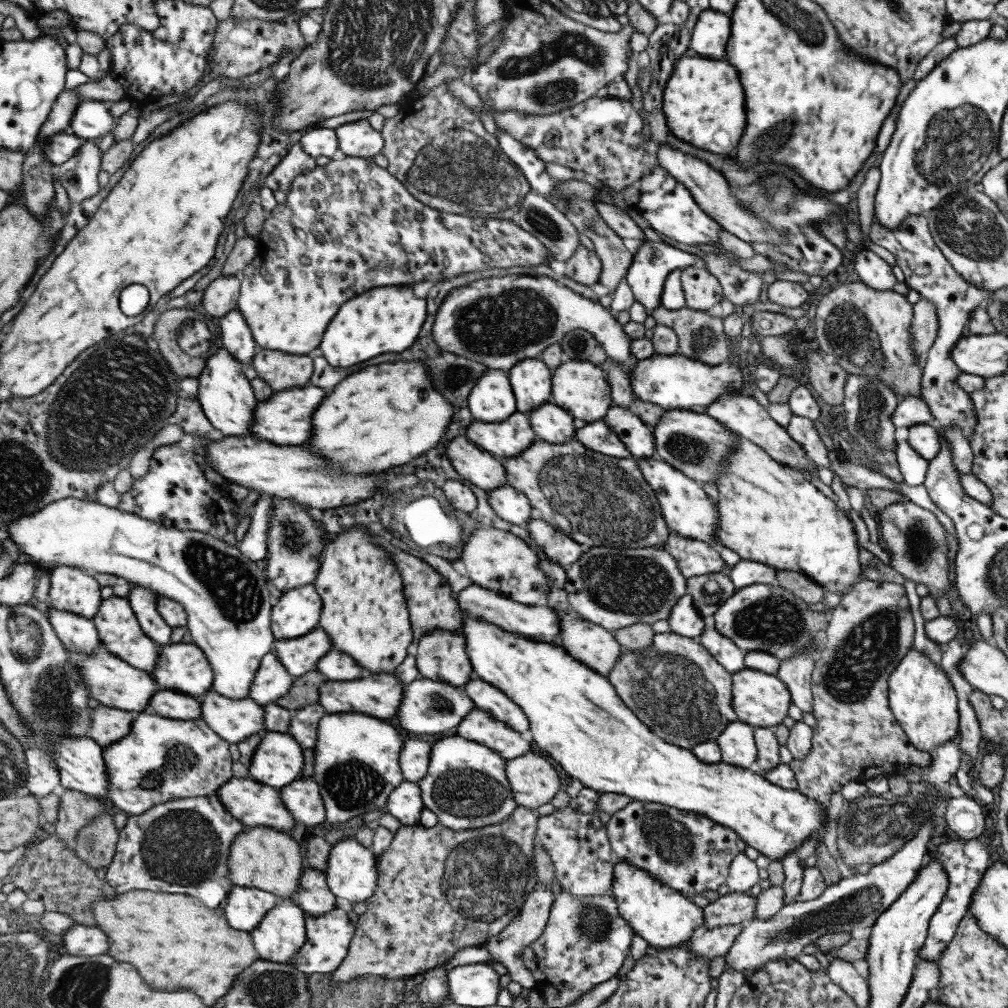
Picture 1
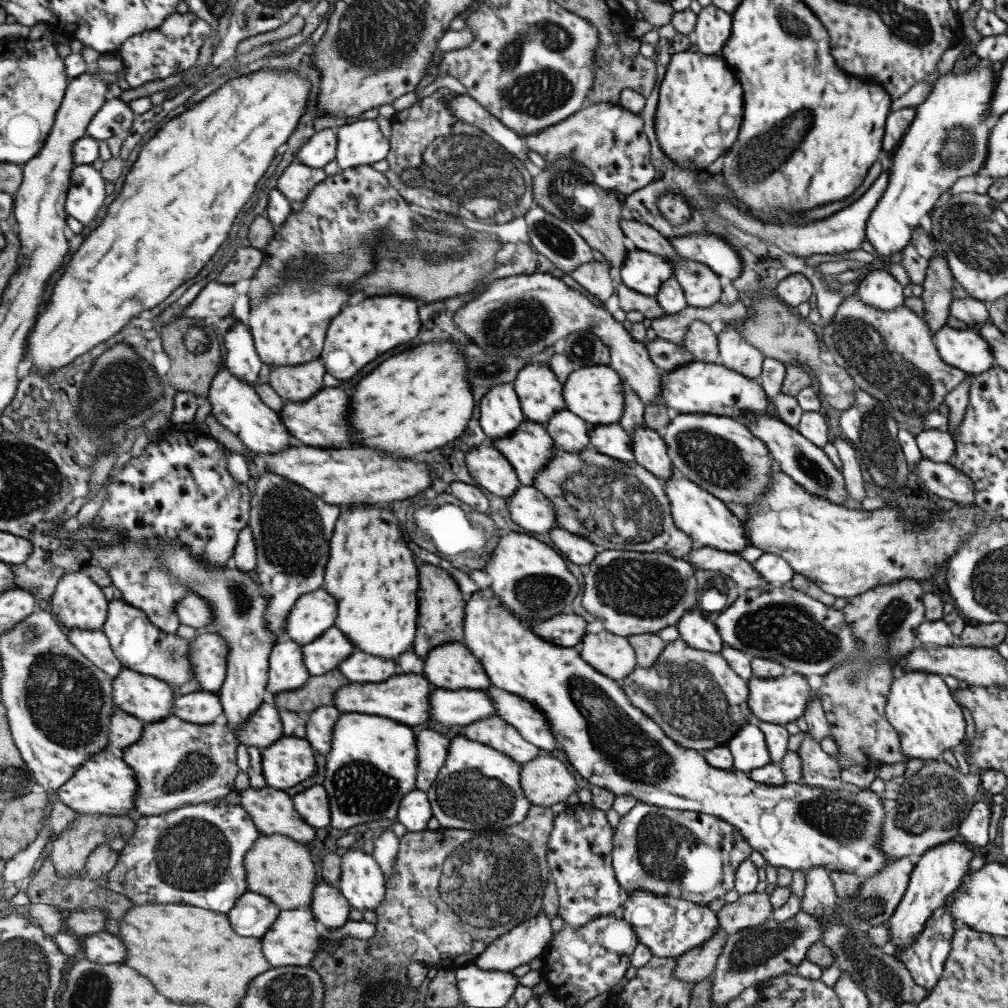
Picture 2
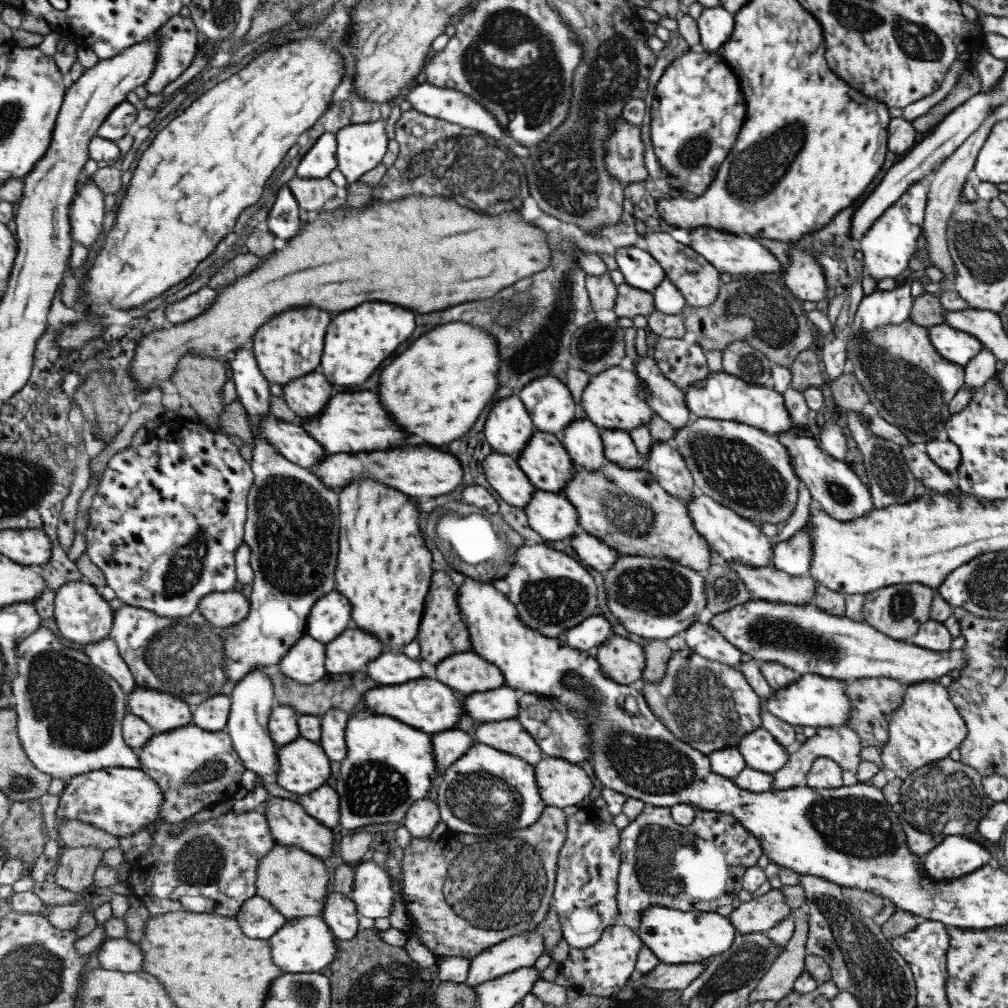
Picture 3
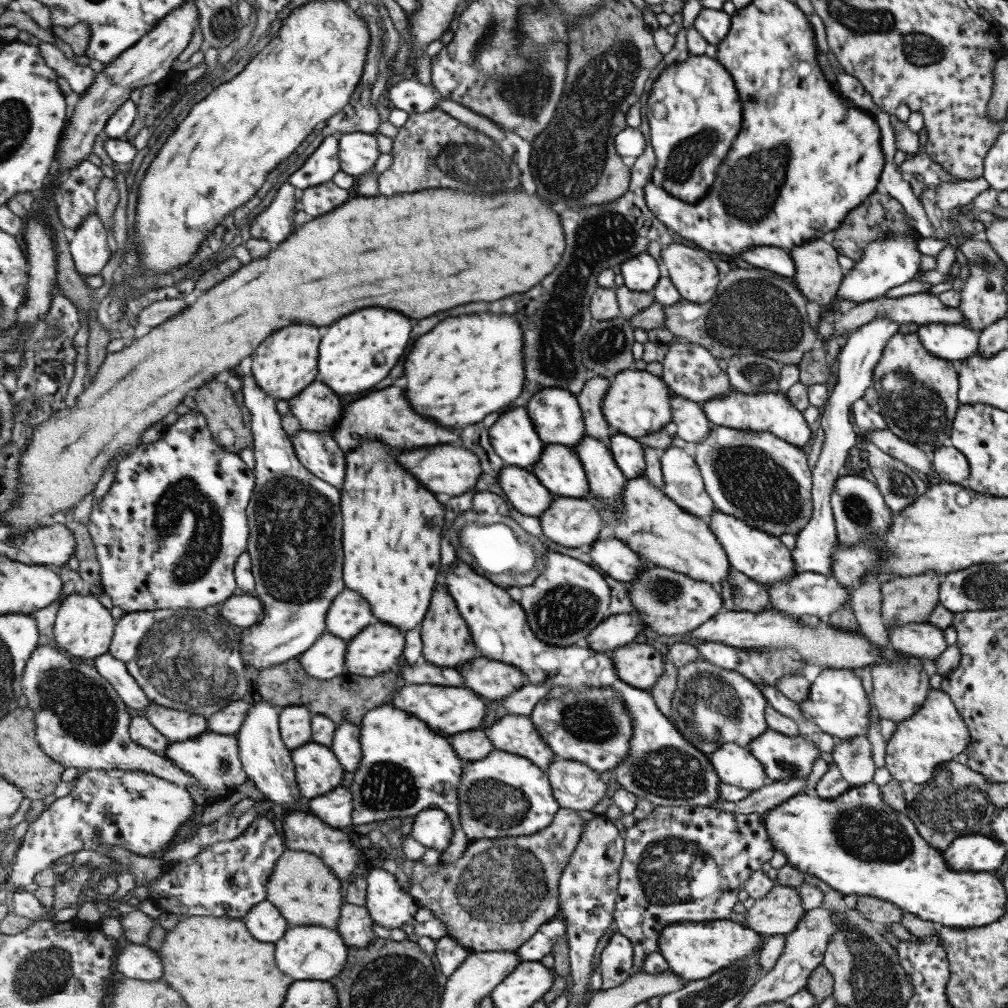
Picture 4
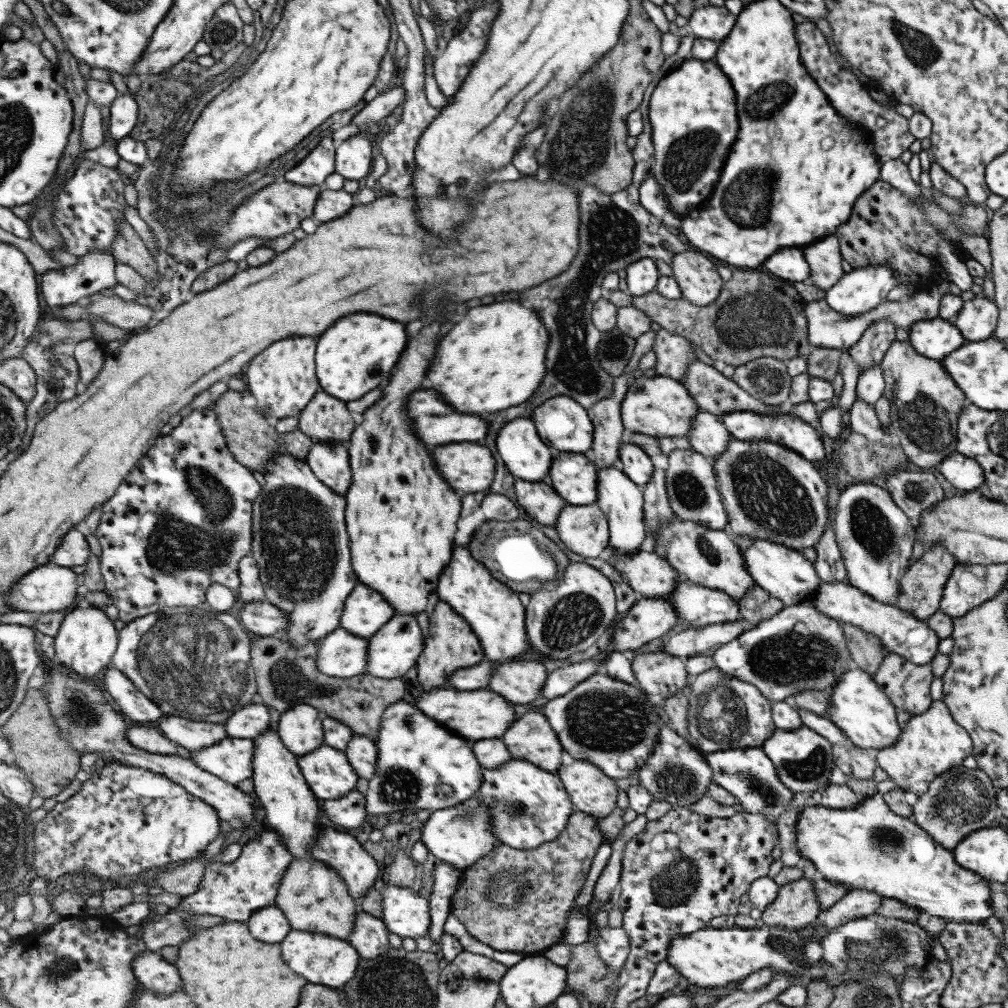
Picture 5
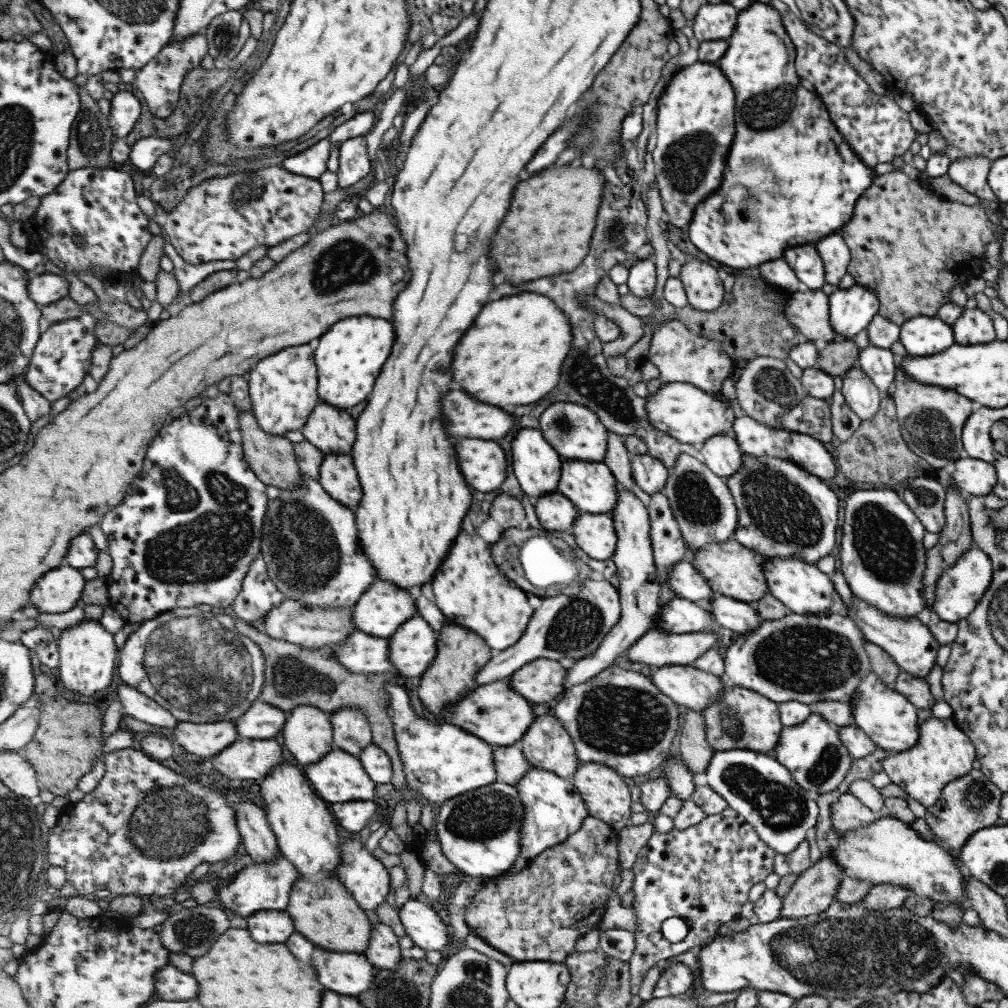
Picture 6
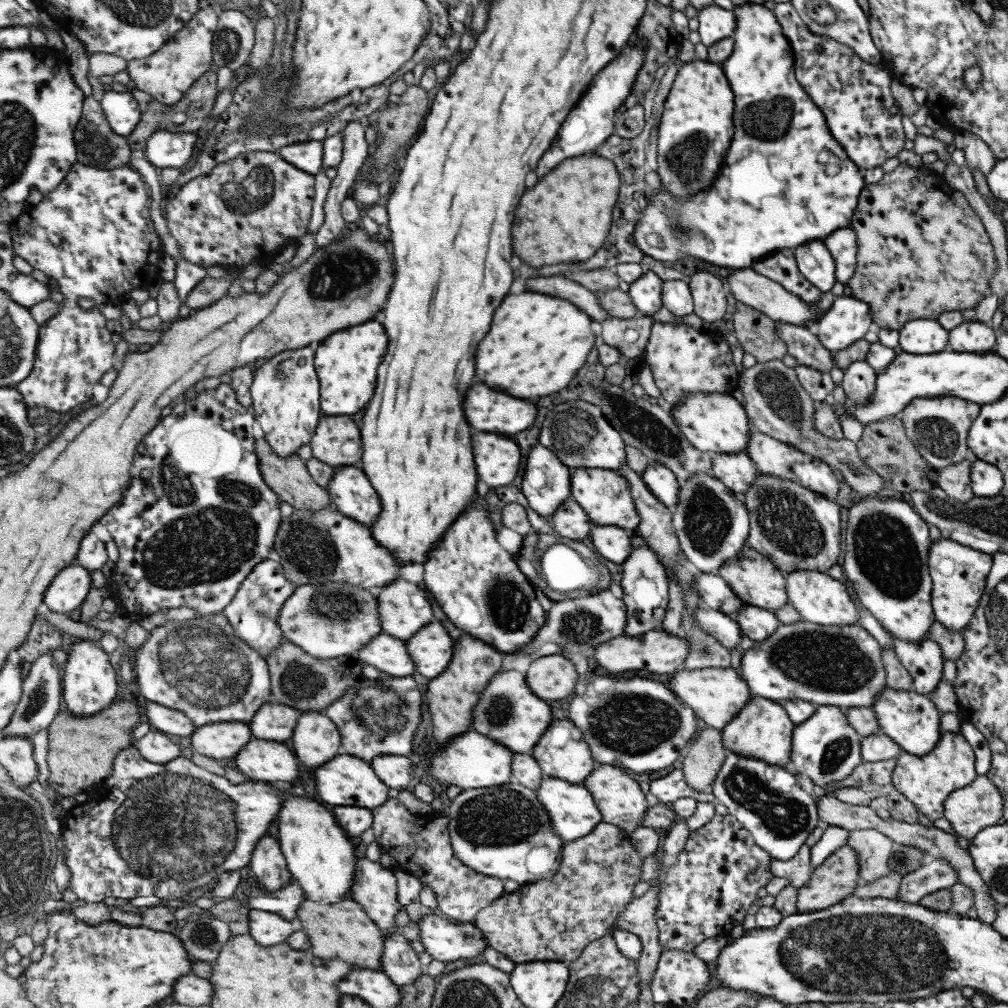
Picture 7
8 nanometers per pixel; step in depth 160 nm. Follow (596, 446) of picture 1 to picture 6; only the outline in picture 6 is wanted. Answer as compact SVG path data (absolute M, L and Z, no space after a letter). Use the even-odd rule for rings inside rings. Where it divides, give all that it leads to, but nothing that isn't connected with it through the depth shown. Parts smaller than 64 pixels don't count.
M645 454L630 455L630 467L633 472L633 483L648 495L662 492L667 476L670 473L652 456Z

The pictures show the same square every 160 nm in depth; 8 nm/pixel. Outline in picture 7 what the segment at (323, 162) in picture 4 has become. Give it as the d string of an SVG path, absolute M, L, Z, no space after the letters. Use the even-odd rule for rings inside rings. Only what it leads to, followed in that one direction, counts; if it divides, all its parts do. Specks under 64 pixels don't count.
M313 140L286 145L278 152L287 162L309 174L319 174L323 170L324 142Z

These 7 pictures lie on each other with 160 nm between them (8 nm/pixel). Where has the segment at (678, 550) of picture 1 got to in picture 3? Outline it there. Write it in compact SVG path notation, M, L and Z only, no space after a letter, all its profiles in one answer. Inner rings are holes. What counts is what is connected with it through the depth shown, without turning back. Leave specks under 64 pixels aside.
M732 562L726 565L736 572L753 600L796 605L812 602L814 580L808 574L789 576L769 565L759 568Z

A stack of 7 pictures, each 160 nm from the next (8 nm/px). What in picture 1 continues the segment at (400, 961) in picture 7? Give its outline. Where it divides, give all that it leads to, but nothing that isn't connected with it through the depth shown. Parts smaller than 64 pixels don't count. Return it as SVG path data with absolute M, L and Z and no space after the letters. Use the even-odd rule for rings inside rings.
M319 869L303 870L299 892L291 901L297 903L307 914L322 917L337 906L337 896L327 885L327 873Z

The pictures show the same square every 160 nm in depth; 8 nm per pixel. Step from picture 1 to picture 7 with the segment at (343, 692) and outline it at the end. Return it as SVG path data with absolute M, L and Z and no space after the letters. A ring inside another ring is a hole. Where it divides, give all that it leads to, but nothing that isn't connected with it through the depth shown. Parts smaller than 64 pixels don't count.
M514 670L497 671L479 693L478 701L471 709L470 728L508 748L513 753L527 753L539 740L551 718L549 705L537 698L526 685L524 674Z

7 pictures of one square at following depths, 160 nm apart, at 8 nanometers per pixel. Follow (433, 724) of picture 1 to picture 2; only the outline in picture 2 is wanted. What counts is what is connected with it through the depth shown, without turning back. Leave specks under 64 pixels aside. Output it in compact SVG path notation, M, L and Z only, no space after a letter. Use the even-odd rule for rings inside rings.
M434 687L428 694L426 708L428 720L439 722L443 726L466 724L493 716L494 708L486 691L449 690Z

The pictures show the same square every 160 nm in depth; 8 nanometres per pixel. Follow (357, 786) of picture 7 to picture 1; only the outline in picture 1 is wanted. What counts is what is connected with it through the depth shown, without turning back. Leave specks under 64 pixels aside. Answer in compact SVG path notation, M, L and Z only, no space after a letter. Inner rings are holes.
M268 732L257 741L249 766L252 778L276 789L289 786L302 776L303 749L289 732Z

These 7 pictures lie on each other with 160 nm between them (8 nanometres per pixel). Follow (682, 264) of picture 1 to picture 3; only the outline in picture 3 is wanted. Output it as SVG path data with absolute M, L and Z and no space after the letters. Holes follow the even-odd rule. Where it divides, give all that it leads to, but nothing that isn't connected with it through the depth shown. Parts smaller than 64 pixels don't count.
M698 226L687 230L685 237L686 243L720 273L727 272L729 275L777 273L780 269L777 259L761 243L747 235L736 235L711 227ZM634 246L616 248L614 259L624 283L651 292L664 278L664 272L649 252Z

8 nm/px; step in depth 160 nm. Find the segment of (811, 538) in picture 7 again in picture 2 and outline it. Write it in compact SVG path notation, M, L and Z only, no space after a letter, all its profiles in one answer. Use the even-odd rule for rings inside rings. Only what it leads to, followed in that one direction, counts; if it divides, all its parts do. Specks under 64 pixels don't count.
M671 413L662 441L674 471L723 502L753 504L767 492L770 474L779 471L765 444L755 438L743 422L733 418Z

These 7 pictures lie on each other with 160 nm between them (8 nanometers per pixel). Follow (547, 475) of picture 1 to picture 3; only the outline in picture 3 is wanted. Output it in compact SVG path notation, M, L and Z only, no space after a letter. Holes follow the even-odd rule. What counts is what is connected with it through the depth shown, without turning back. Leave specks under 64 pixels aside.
M605 459L598 469L588 471L575 465L574 478L569 478L567 486L559 495L573 505L577 522L583 532L605 542L619 555L669 559L688 569L703 572L711 563L711 554L704 538L693 528L687 507L675 497L671 497L655 482L651 473L643 469L624 469Z

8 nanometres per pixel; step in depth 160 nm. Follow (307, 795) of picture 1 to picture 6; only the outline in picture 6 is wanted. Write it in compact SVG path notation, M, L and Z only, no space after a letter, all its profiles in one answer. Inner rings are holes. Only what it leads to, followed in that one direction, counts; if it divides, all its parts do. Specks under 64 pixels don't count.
M349 801L332 803L331 809L338 827L343 828L346 835L351 835L369 825L379 805L373 801Z

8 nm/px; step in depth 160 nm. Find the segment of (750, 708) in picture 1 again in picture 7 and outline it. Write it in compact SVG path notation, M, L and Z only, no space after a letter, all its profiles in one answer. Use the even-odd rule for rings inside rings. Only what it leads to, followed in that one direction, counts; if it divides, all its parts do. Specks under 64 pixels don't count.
M885 687L871 706L881 733L888 736L904 754L923 756L934 748L942 736L939 710L927 695L913 690L895 690Z

